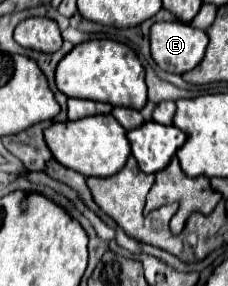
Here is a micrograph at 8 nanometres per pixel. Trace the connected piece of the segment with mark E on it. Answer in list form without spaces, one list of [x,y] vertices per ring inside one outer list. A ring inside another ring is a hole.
[[[160,21],[150,27],[150,55],[152,55],[154,63],[168,73],[182,75],[182,73],[194,69],[202,61],[206,45],[208,45],[206,33],[200,29],[192,29],[188,23]]]

